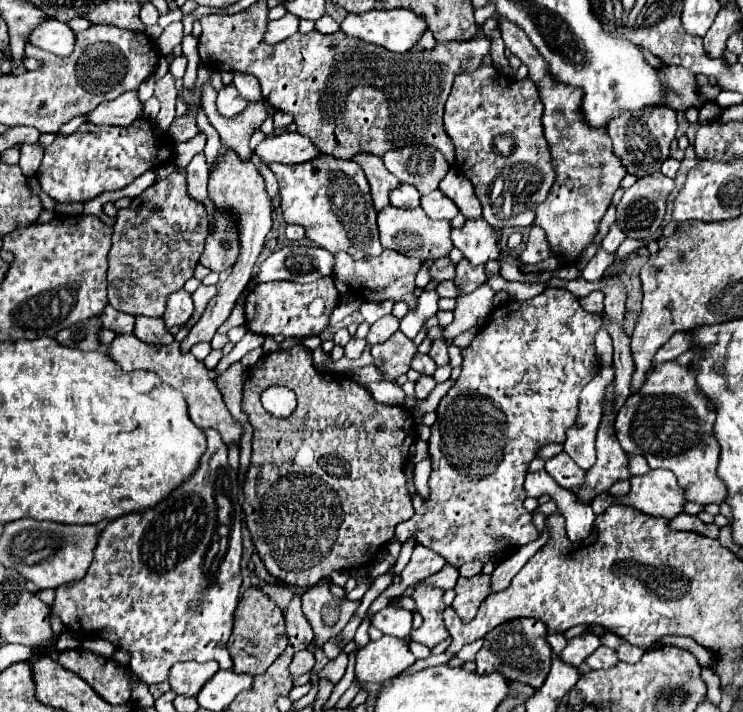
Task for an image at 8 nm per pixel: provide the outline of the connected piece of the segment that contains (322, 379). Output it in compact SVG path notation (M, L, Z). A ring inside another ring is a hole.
M295 345L289 351L275 351L275 353L267 353L263 355L251 369L249 375L245 379L245 387L243 387L243 401L241 401L241 409L249 415L249 423L253 425L253 455L251 455L251 465L247 471L247 479L243 485L243 511L245 511L245 523L249 527L253 545L261 557L261 561L265 563L265 569L269 571L269 575L273 575L277 581L281 581L287 587L309 587L313 583L317 583L317 579L321 577L329 577L333 571L353 571L359 567L367 567L375 561L379 549L383 545L387 545L389 539L393 539L395 535L395 527L401 521L407 521L413 517L413 503L411 503L411 495L407 493L407 487L403 483L403 467L409 461L409 451L411 445L417 441L417 431L413 427L413 417L411 411L407 413L405 407L397 407L397 405L383 405L377 403L371 393L361 387L359 383L355 383L353 379L349 379L345 373L329 373L329 371L317 371L313 365L313 357L311 357L311 349L303 347L303 345ZM269 385L283 385L295 391L297 395L297 409L285 417L273 417L271 413L263 411L261 407L261 393L263 389L267 389ZM363 417L371 417L377 421L383 421L381 425L385 427L363 427Z

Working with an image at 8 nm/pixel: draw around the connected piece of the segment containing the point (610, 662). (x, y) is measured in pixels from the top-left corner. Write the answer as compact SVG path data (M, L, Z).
M603 645L585 659L585 663L589 665L589 669L609 669L609 667L613 667L617 661L619 661L619 659L617 659L615 651L609 649L609 647L603 647Z

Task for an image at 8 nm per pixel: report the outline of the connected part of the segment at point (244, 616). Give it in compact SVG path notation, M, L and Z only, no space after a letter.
M249 587L239 599L239 605L235 609L233 633L227 643L229 655L233 659L233 671L259 675L267 671L267 667L283 653L285 647L287 647L287 633L283 611L269 595L263 593L261 587Z

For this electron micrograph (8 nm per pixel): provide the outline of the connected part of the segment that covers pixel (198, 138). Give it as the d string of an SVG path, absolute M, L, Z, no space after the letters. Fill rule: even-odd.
M197 133L193 139L185 141L185 143L179 143L175 147L175 165L177 167L187 167L187 163L193 159L193 155L197 153L203 153L203 147L205 147L205 135L203 133Z

